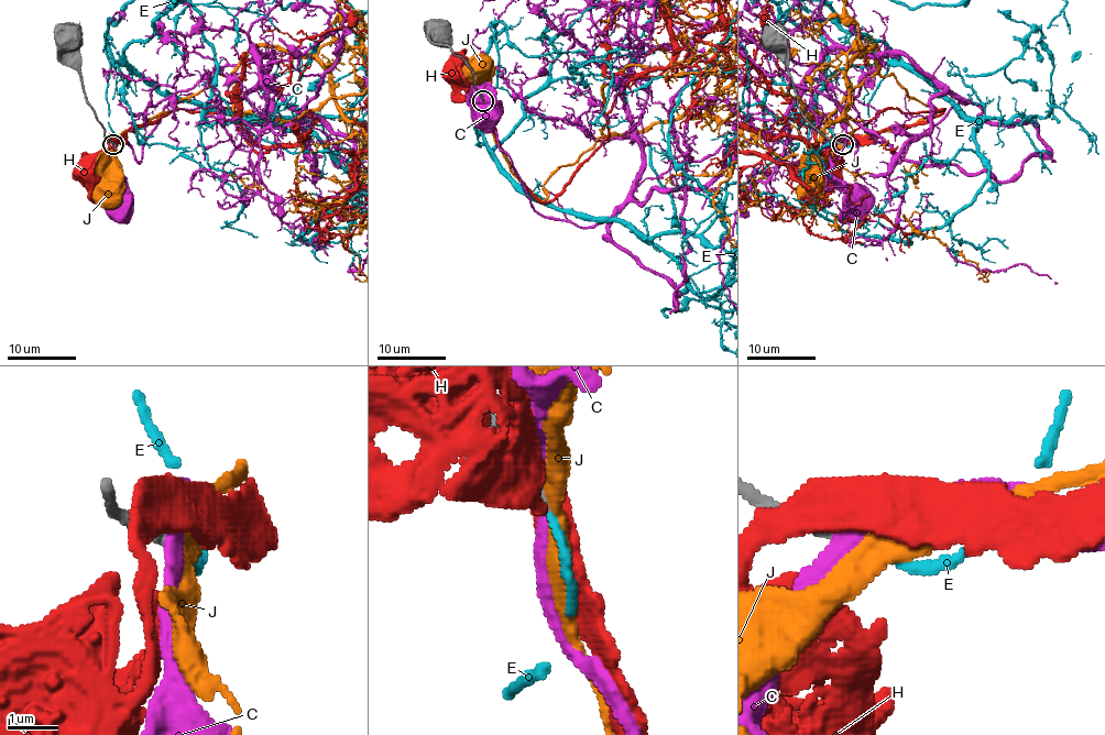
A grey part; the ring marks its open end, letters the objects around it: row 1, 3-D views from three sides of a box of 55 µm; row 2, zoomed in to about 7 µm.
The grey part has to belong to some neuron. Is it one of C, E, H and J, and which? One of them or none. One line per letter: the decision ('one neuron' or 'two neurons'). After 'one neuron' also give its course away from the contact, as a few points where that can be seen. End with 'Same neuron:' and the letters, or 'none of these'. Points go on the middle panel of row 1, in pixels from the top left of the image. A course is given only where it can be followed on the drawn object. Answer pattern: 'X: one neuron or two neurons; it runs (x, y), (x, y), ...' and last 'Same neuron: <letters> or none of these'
C: two neurons
E: one neuron
H: two neurons
J: two neurons
Same neuron: E

